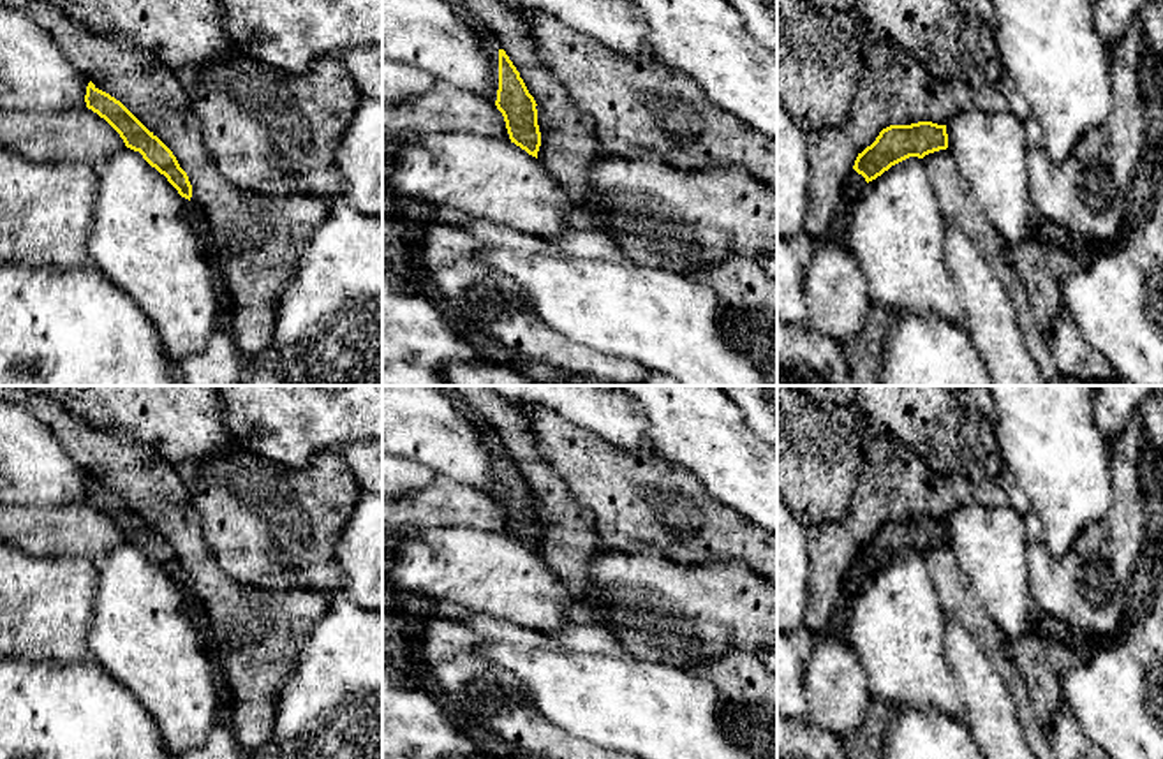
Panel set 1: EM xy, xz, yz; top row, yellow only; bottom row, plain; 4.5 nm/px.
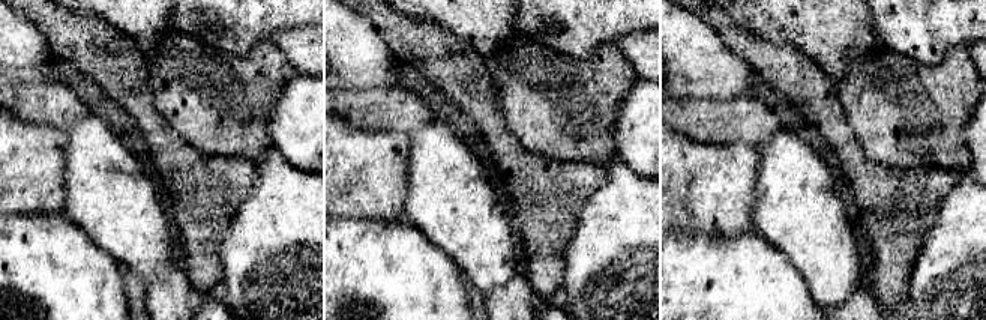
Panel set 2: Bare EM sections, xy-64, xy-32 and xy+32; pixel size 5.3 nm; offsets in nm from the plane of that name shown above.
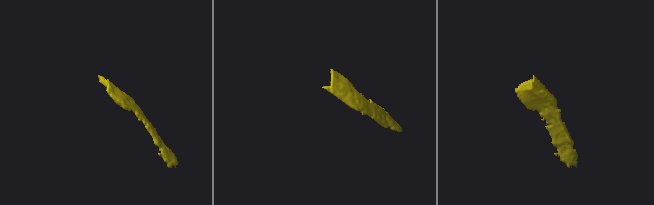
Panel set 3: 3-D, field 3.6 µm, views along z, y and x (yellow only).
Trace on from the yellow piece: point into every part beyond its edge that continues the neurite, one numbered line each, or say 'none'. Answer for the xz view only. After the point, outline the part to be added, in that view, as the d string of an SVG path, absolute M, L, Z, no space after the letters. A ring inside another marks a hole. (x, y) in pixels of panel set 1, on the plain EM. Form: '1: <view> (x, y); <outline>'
1: xz (487, 434); M472 417L476 430L479 431L485 446L490 447L490 460L492 460L492 484L493 484L493 497L497 495L499 484L499 438L495 431L479 417Z

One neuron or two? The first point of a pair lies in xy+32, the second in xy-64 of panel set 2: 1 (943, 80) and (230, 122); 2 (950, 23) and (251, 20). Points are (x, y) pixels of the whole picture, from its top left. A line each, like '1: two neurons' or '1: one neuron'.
1: one neuron
2: one neuron

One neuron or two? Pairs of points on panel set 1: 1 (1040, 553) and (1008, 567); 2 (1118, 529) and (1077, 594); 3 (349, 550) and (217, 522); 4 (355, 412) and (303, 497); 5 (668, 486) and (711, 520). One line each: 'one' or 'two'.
1: two
2: one
3: two
4: two
5: one

